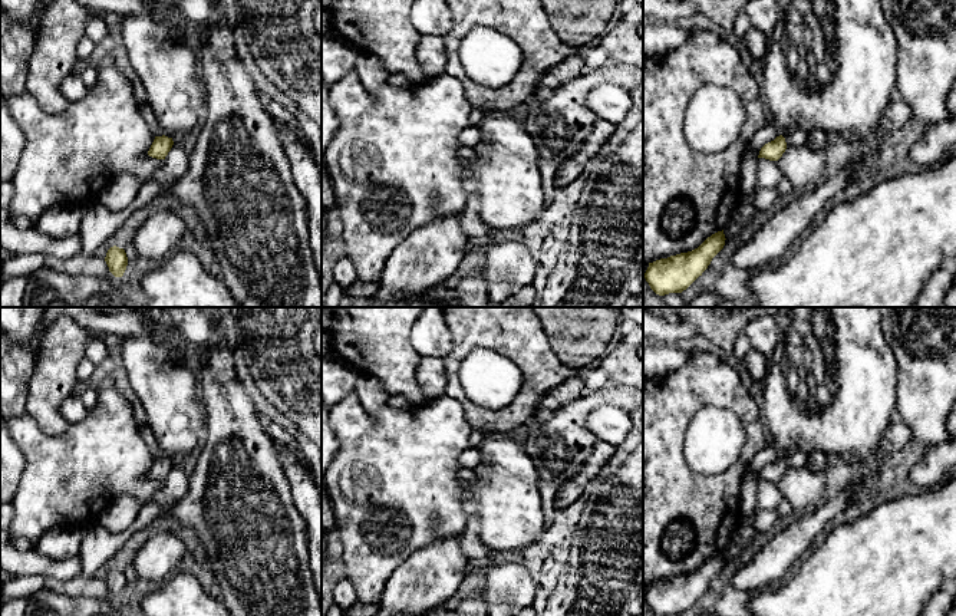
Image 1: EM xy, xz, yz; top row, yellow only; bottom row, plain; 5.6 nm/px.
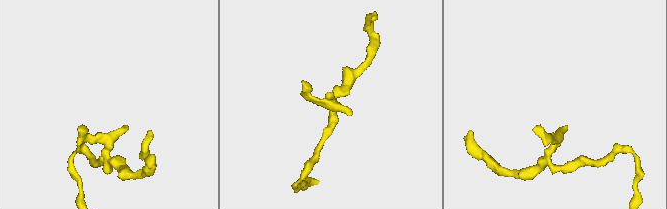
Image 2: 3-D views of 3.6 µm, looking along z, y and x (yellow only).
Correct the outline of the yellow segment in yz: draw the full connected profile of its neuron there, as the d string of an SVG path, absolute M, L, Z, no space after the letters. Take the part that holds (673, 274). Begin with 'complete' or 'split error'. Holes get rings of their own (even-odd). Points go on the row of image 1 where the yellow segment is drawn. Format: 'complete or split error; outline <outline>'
complete; outline M723 230L708 237L698 248L649 263L643 277L650 289L665 296L682 293L708 269L725 246Z

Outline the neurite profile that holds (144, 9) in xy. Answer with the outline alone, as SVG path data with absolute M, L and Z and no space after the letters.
M76 0L92 14L118 13L121 16L152 17L159 20L162 16L151 0Z

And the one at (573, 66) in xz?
M583 55L570 56L541 76L535 93L540 92L541 89L554 90L566 80L570 80L581 75L584 70L586 70L586 63Z

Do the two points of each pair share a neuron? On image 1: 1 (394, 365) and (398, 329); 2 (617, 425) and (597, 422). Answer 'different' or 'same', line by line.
1: same
2: same

